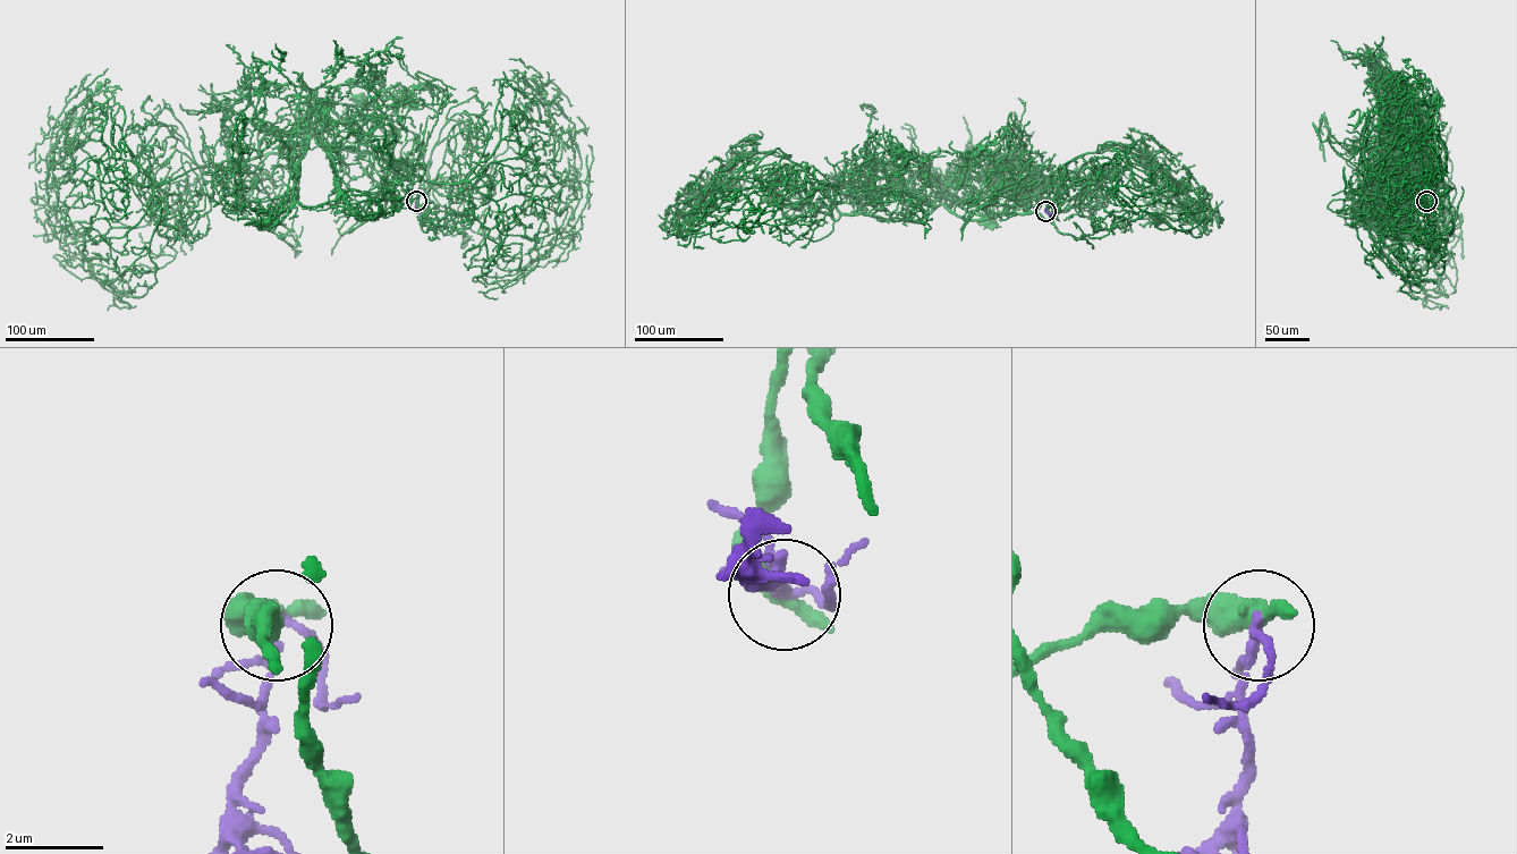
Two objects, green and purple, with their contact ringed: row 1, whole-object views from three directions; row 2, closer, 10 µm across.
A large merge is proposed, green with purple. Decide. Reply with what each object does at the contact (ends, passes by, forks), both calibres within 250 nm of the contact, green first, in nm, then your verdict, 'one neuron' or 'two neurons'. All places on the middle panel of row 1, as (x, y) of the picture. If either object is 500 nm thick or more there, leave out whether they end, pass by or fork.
calibres 550 and 160 nm; two neurons

